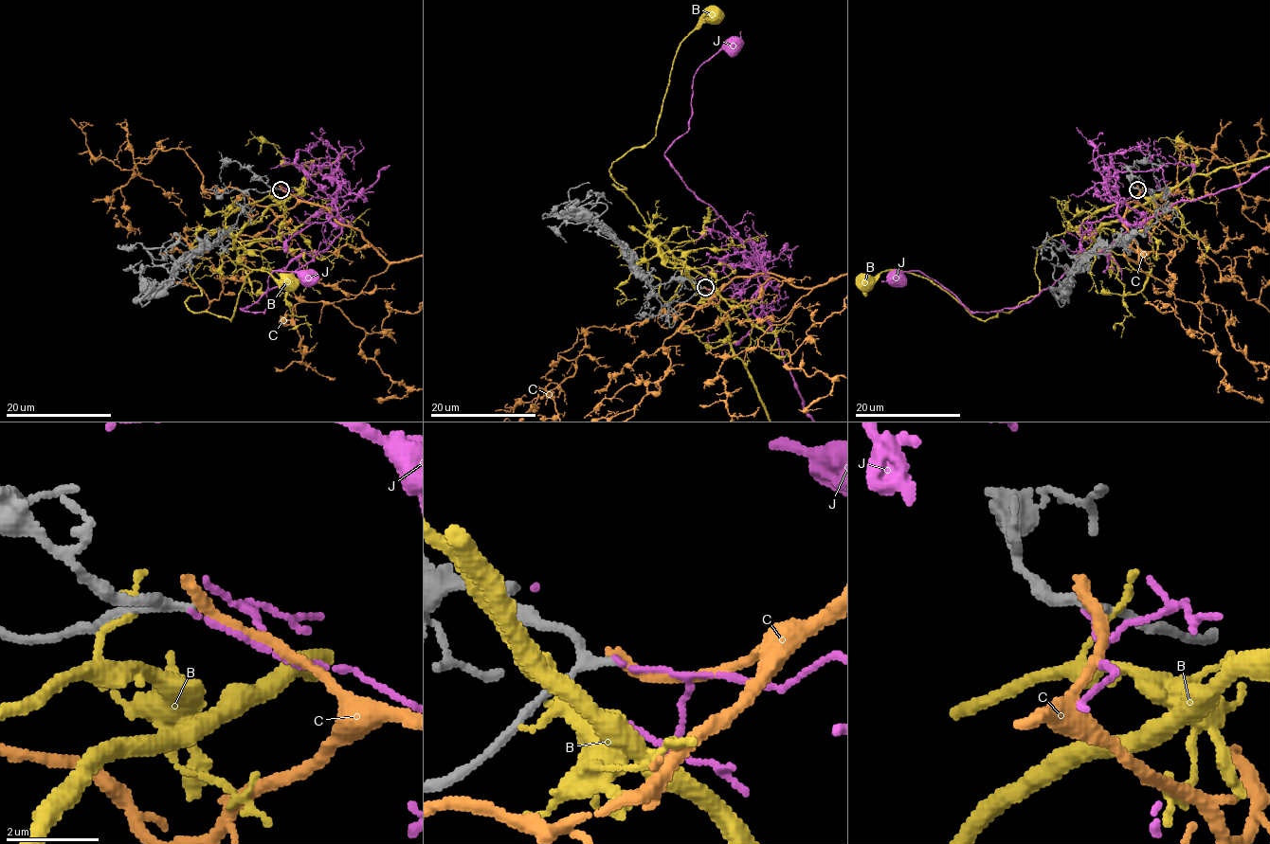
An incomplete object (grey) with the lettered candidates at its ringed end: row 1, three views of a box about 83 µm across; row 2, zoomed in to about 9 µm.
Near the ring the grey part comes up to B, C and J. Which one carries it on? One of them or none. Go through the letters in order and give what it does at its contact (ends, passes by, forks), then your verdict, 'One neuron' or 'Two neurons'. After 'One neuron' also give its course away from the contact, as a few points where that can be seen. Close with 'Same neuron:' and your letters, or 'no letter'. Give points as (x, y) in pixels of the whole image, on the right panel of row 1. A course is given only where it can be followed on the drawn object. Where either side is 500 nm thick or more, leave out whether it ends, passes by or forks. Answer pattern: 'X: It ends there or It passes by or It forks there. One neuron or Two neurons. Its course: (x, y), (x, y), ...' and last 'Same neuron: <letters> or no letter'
B: It ends there. Two neurons
C: It ends there. Two neurons
J: It ends there. Two neurons
Same neuron: no letter

